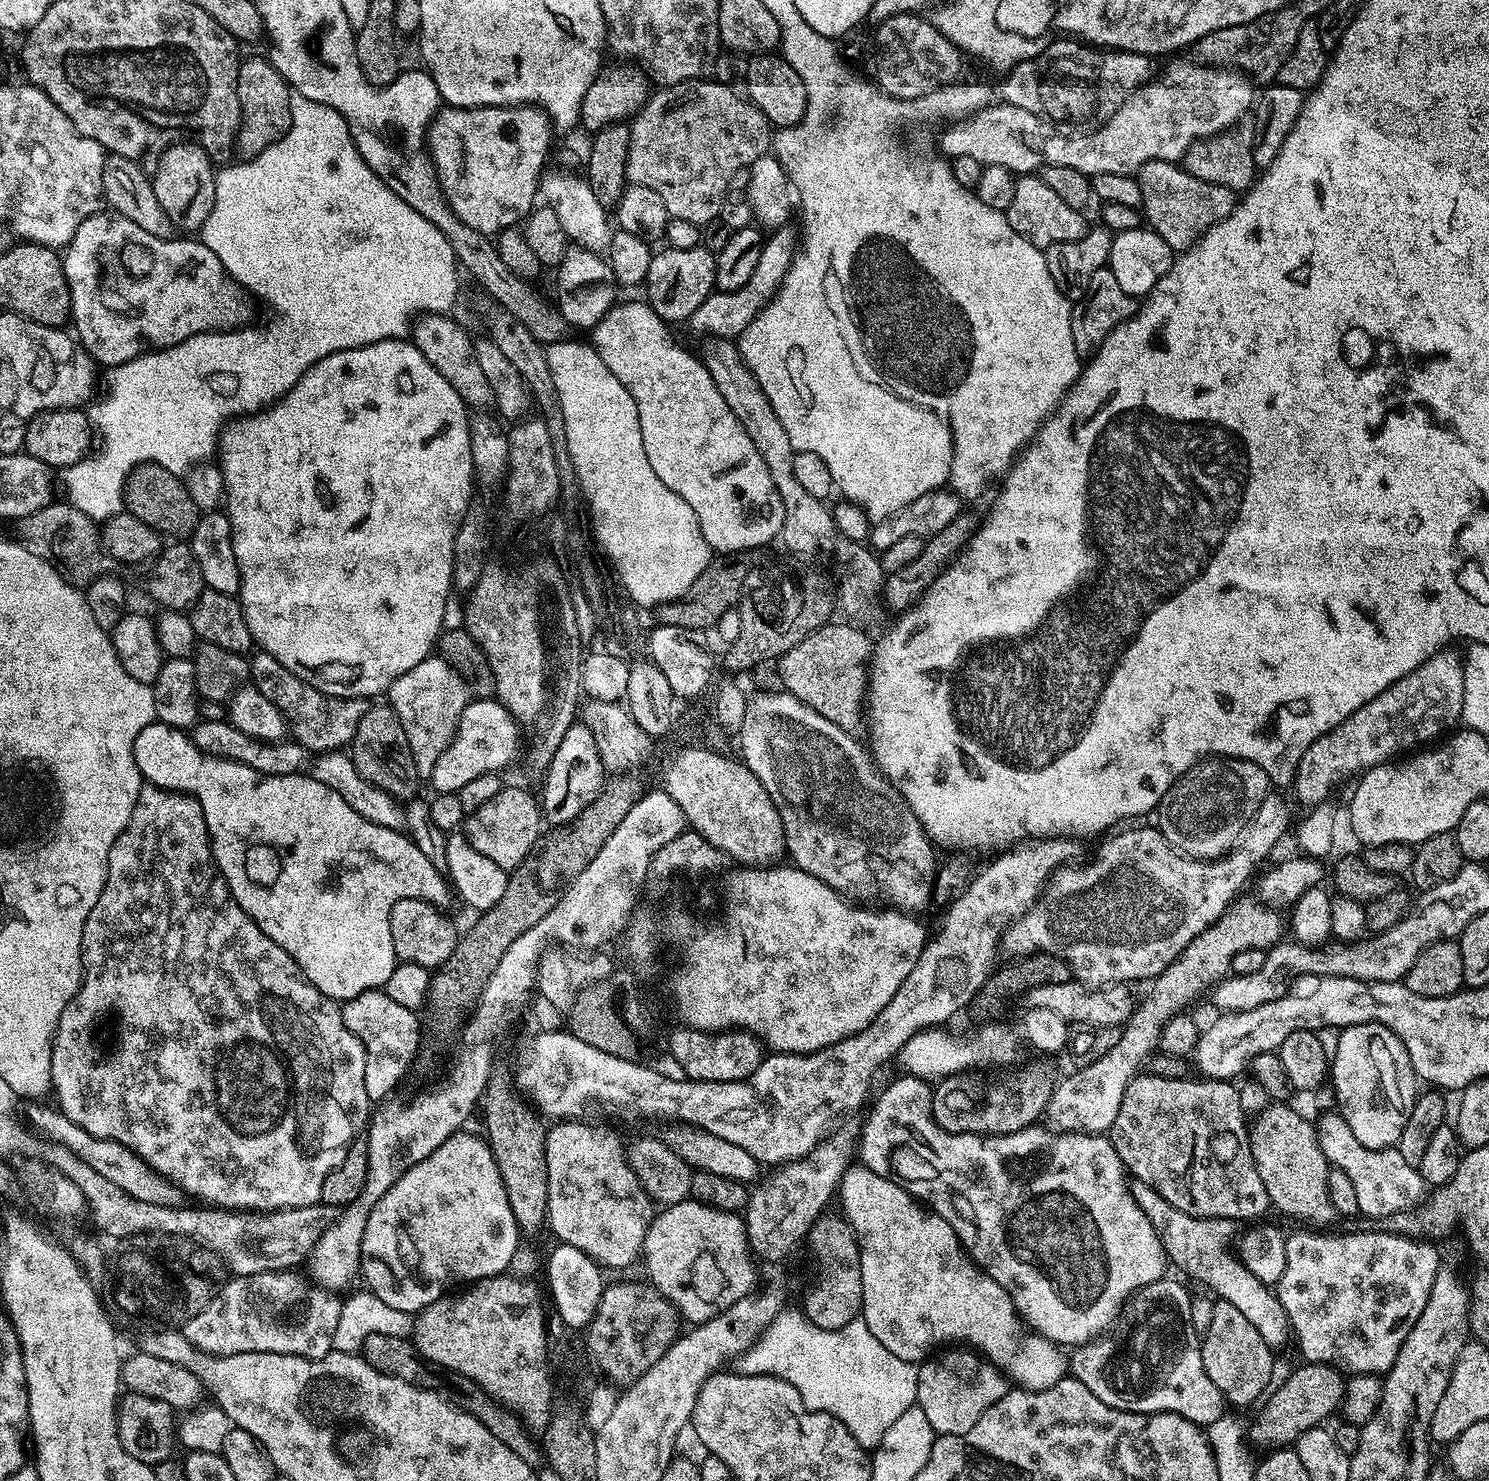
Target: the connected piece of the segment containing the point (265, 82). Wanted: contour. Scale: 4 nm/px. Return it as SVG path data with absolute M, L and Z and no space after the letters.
M252 56L241 59L238 70L240 128L236 131L236 148L241 157L251 158L278 142L290 130L290 98L293 93L272 65L271 59Z

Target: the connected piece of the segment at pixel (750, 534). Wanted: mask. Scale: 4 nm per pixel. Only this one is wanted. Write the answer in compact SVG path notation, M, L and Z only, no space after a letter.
M628 300L625 304L613 303L611 310L591 329L590 343L606 362L610 374L630 390L638 406L638 422L642 426L642 446L650 466L670 490L674 490L694 510L698 526L713 553L747 553L747 548L760 548L772 539L777 539L782 530L784 511L782 498L762 462L762 454L754 450L750 434L734 418L734 410L726 406L726 398L718 394L714 378L706 370L699 355L691 356L678 341L672 337L669 325L655 313L651 303Z

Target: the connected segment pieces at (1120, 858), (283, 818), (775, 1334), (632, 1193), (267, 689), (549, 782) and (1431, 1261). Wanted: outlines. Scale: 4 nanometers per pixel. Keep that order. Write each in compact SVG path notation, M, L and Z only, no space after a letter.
M1268 791L1266 798L1262 798L1262 806L1258 806L1258 810L1252 816L1252 821L1248 823L1248 828L1244 832L1244 835L1240 837L1239 845L1233 848L1228 855L1221 856L1215 860L1198 860L1177 852L1169 840L1162 835L1160 829L1155 826L1149 826L1149 828L1128 828L1125 832L1117 831L1115 834L1112 834L1117 834L1117 836L1109 835L1107 837L1109 840L1093 854L1092 860L1086 861L1085 864L1069 863L1067 866L1061 866L1053 872L1046 883L1046 887L1040 892L1038 899L1032 907L1029 908L1028 911L1023 912L1017 920L1013 920L1012 923L1004 929L1004 935L1002 937L1003 951L1004 949L1008 951L1009 954L1012 955L1009 957L1012 958L1035 956L1038 952L1045 952L1064 962L1075 979L1079 980L1081 984L1089 986L1128 984L1129 982L1133 982L1132 980L1145 980L1145 982L1155 980L1157 976L1161 976L1164 971L1180 957L1182 950L1186 950L1186 946L1190 946L1190 942L1194 938L1198 938L1198 934L1202 934L1206 931L1207 928L1233 904L1237 897L1243 893L1240 891L1243 890L1244 883L1251 878L1256 867L1279 846L1280 839L1288 832L1288 827L1293 827L1292 808L1288 805L1287 798L1280 792L1283 791Z
M159 722L145 724L142 734L138 734L138 738L134 738L134 758L136 759L136 771L147 783L154 784L159 788L186 792L189 796L196 798L196 801L202 806L202 814L208 827L208 839L212 841L212 857L216 859L220 874L228 883L230 894L236 899L238 906L242 906L242 910L246 910L248 917L260 927L262 934L266 934L266 938L278 942L278 946L282 946L282 950L286 950L286 954L290 954L290 958L294 958L294 962L300 967L300 973L319 992L326 994L331 1000L337 1002L353 1000L363 992L383 989L390 974L394 974L398 963L398 957L394 954L394 946L390 942L394 902L402 902L406 898L418 898L437 906L444 906L448 900L448 892L450 896L449 881L442 875L441 869L434 867L430 858L426 858L426 854L422 854L422 850L418 850L411 835L395 832L386 826L378 826L374 822L362 818L362 814L358 814L358 810L354 810L354 806L350 806L350 802L346 802L346 798L342 798L342 794L338 794L338 790L330 790L330 786L318 782L315 775L304 776L305 774L300 772L291 772L285 776L267 776L245 764L239 764L233 760L223 760L217 756L208 756L202 750L198 750L198 746L185 729L171 728L169 724Z
M800 1306L781 1307L760 1339L738 1358L743 1376L777 1376L790 1382L808 1408L837 1416L868 1450L875 1449L890 1426L915 1405L916 1369L913 1361L890 1354L862 1318L842 1330L822 1330Z
M556 1122L547 1129L547 1227L552 1227L553 1234L557 1236L555 1239L559 1243L578 1246L578 1250L591 1256L598 1264L606 1268L628 1268L635 1260L637 1263L641 1259L654 1201L646 1194L646 1190L628 1164L625 1141L620 1141L612 1132L602 1132L588 1124L576 1123L580 1122Z
M257 651L250 660L250 680L284 715L284 723L291 739L309 753L335 752L351 745L354 730L362 722L362 714L370 707L367 699L358 696L328 696L322 690L302 682L298 674L290 674L278 658Z
M577 722L570 726L570 730L566 730L566 735L558 745L558 750L554 750L554 758L543 773L542 779L544 796L539 797L539 802L543 819L549 825L571 822L598 798L600 789L605 785L606 773L600 761L596 738L587 723Z
M1323 1231L1296 1232L1288 1236L1286 1242L1286 1270L1280 1281L1274 1285L1277 1298L1288 1315L1291 1335L1300 1343L1303 1359L1310 1364L1330 1364L1337 1370L1348 1374L1387 1374L1390 1366L1394 1366L1394 1358L1398 1358L1398 1350L1402 1350L1402 1342L1406 1342L1406 1334L1414 1330L1414 1322L1418 1322L1418 1314L1426 1310L1426 1298L1430 1298L1430 1286L1434 1286L1436 1271L1440 1268L1442 1257L1435 1252L1431 1243L1411 1236L1399 1236L1397 1232L1345 1232L1340 1236L1323 1236Z

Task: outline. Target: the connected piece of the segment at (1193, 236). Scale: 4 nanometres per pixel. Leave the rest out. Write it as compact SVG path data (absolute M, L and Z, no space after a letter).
M1151 160L1135 173L1138 190L1142 190L1143 219L1172 248L1173 253L1185 252L1195 240L1200 239L1210 226L1222 222L1234 210L1237 193L1214 182L1202 182L1184 171L1179 163L1171 160Z

